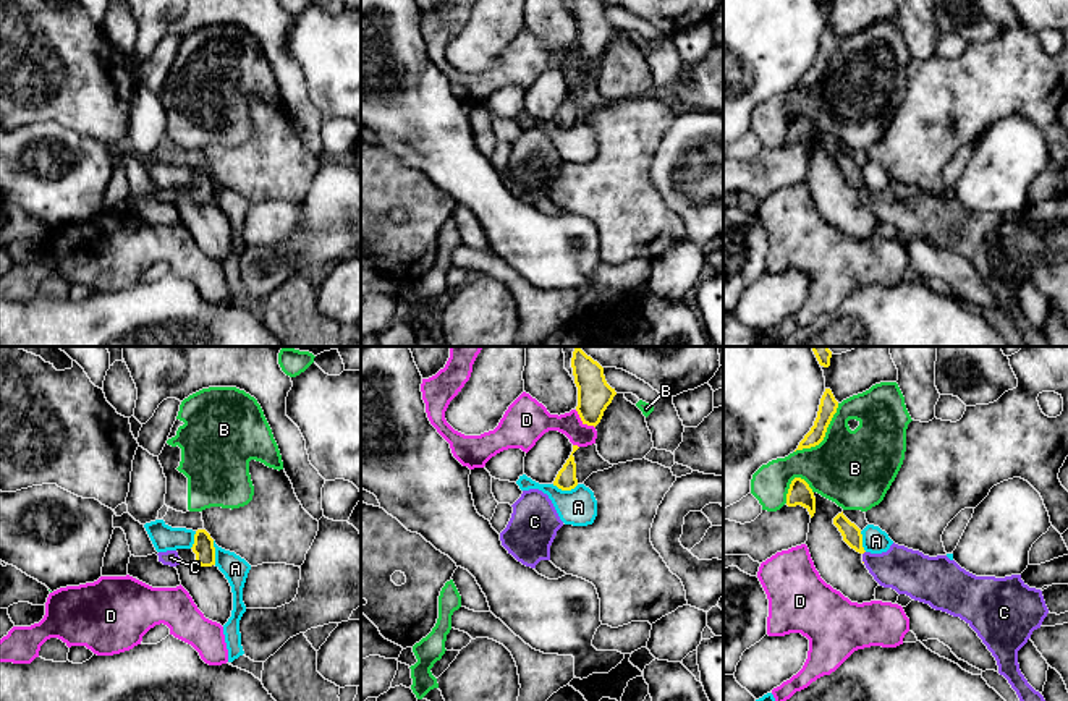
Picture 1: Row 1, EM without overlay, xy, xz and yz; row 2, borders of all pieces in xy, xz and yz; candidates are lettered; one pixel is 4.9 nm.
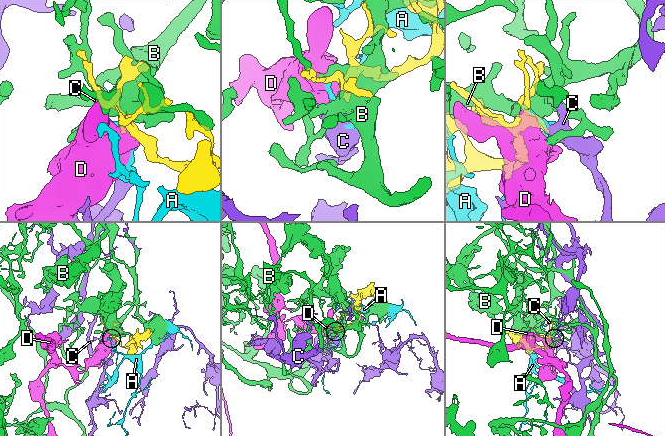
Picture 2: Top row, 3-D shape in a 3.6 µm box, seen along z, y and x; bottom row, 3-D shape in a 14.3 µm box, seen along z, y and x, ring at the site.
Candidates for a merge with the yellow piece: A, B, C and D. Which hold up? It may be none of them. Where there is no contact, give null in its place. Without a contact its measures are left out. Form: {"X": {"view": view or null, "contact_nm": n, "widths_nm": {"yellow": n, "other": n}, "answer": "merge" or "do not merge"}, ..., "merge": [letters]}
{"A": {"view": "xz", "contact_nm": 140, "widths_nm": {"yellow": 100, "other": 190}, "answer": "do not merge"}, "B": {"view": "yz", "contact_nm": 340, "widths_nm": {"yellow": 90, "other": 380}, "answer": "do not merge"}, "C": {"view": null, "answer": "merge"}, "D": {"view": "xz", "contact_nm": 140, "widths_nm": {"yellow": 170, "other": 170}, "answer": "do not merge"}, "merge": ["C"]}

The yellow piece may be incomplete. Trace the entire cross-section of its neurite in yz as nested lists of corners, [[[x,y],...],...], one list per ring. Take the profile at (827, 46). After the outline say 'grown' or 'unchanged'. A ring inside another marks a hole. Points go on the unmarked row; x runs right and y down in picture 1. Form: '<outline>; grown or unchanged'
[[[825,26],[825,29],[820,36],[820,42],[819,42],[819,49],[817,49],[817,55],[814,58],[814,63],[804,73],[804,76],[799,79],[796,87],[816,84],[824,78],[827,65],[829,65],[833,52],[837,50],[837,45],[838,45],[838,39],[835,37],[832,28]]]; unchanged

